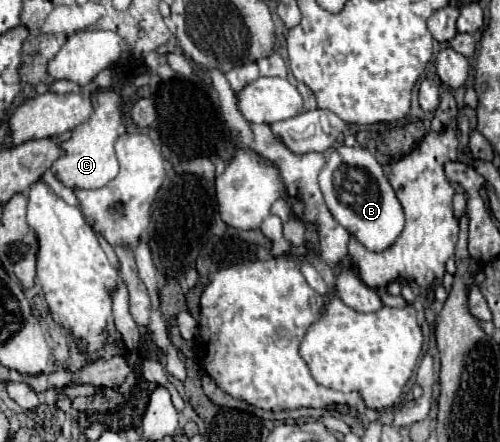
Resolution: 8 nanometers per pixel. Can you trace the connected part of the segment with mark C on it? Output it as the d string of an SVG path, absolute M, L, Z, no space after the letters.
M117 92L105 94L101 102L97 102L97 110L93 110L89 122L83 122L81 126L73 128L71 138L63 142L65 156L61 156L53 166L51 172L69 188L101 188L107 182L111 182L117 176L119 164L113 150L115 140L125 134L125 126L119 112L121 96Z

